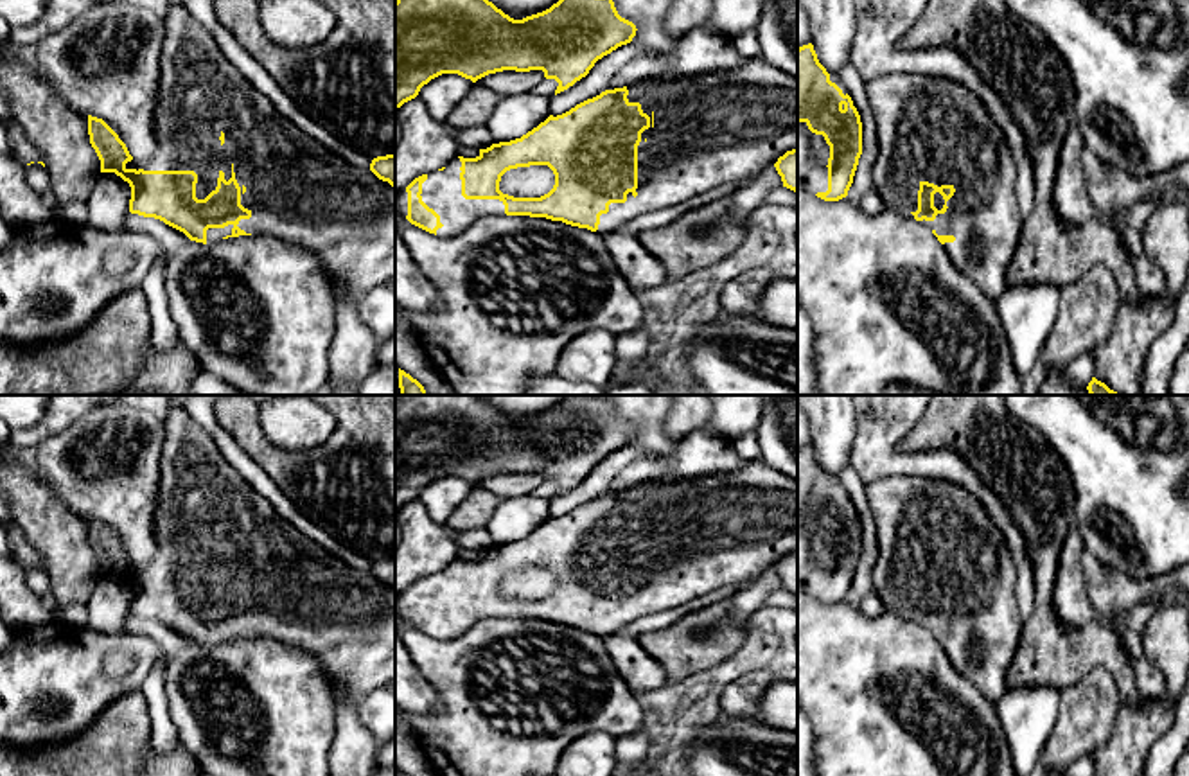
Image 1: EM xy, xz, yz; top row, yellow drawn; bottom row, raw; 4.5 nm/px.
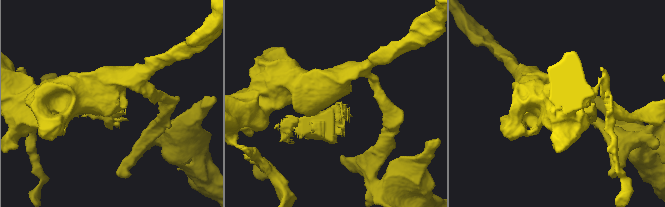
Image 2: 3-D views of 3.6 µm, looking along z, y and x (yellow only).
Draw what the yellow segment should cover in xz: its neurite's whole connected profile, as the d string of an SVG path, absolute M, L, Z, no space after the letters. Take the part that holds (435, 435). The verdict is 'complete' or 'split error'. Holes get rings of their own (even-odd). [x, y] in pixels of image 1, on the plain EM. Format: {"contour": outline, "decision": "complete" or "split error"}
{"contour": "M395 395L395 512L442 476L476 485L503 472L542 472L559 485L557 498L586 480L598 462L630 445L636 433L618 417L611 397L566 395L550 411L514 422L480 395Z", "decision": "complete"}

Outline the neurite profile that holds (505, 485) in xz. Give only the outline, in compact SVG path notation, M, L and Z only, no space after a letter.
M503 472L489 476L476 483L476 487L489 489L501 499L532 496L532 492L544 483L542 472L515 474Z

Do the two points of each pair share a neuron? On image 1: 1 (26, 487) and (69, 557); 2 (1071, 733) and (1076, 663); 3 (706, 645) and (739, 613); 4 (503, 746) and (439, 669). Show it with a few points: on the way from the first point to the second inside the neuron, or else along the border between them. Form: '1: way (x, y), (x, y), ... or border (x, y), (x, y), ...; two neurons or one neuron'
1: way (33, 505), (61, 539); one neuron
2: border (1116, 679), (1107, 670), (1092, 667), (1062, 690); two neurons
3: border (721, 602), (731, 622), (742, 624), (748, 620); two neurons
4: way (487, 726), (458, 688); one neuron

